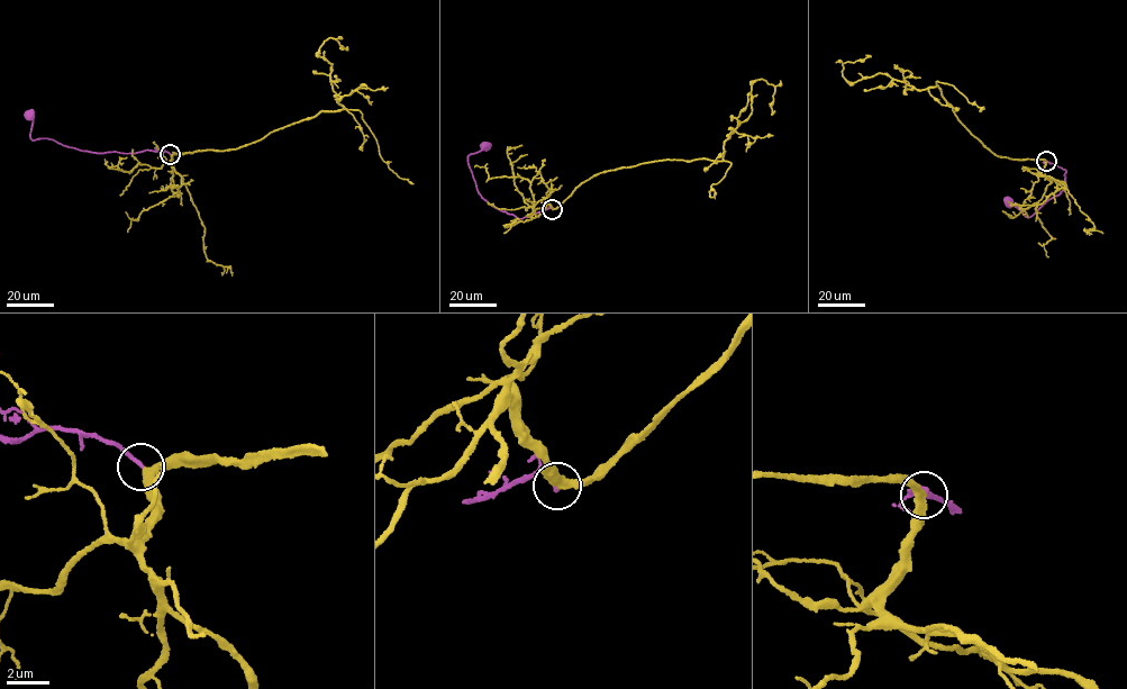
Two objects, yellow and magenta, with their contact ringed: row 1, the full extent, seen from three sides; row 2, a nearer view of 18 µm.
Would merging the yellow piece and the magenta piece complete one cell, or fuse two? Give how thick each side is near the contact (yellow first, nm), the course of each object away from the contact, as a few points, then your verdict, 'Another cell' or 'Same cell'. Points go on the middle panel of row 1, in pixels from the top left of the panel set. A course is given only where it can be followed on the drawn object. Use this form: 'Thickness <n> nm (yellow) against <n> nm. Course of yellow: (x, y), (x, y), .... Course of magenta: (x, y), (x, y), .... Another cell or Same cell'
Thickness 300 nm (yellow) against 190 nm. Course of yellow: (552, 208), (583, 182), (621, 166), (723, 160), (724, 142), (750, 116), (759, 79), (774, 87), (771, 115). Course of magenta: (553, 209), (518, 219), (482, 198), (467, 156), (484, 145). Same cell

